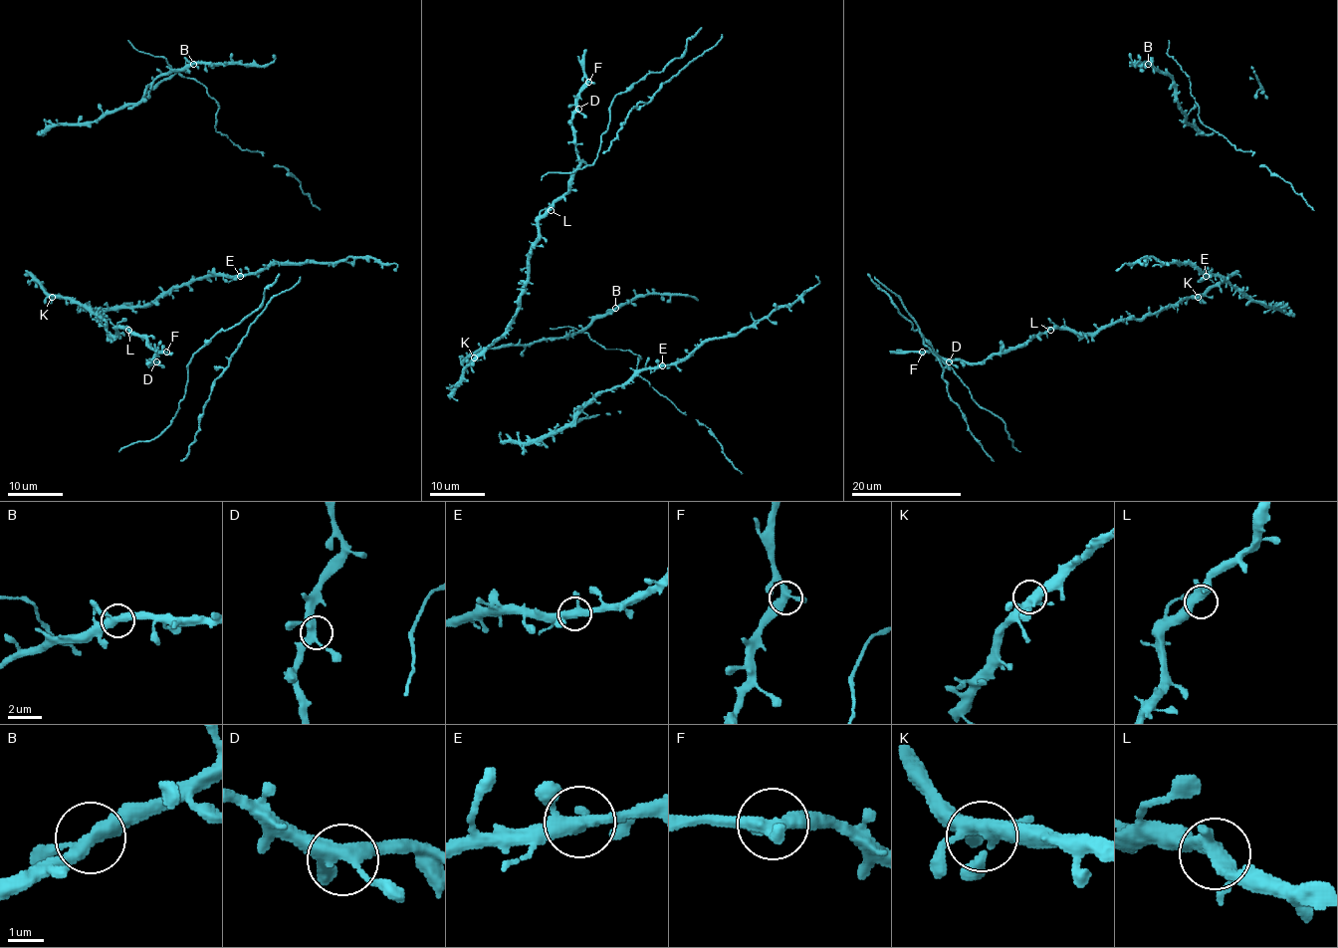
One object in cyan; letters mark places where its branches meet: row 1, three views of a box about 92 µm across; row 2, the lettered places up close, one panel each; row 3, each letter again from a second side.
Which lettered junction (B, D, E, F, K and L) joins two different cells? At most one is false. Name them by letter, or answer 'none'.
none

